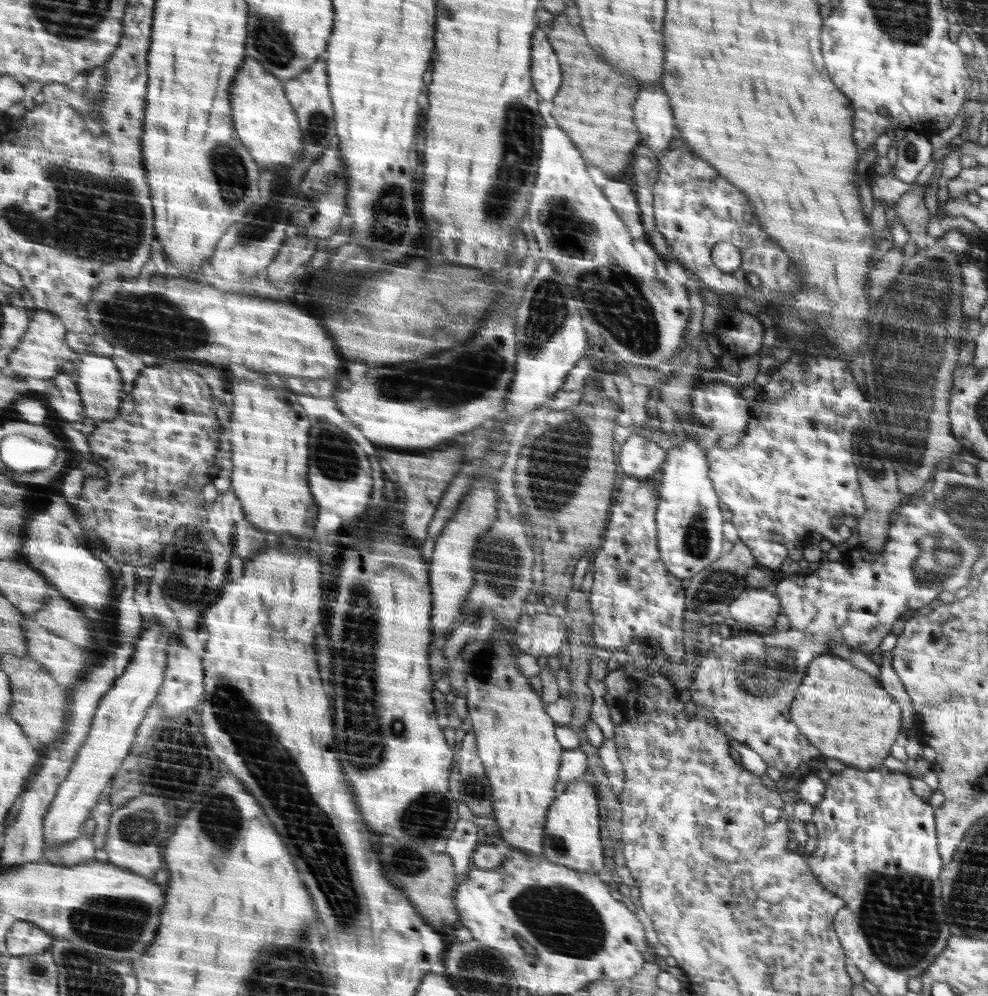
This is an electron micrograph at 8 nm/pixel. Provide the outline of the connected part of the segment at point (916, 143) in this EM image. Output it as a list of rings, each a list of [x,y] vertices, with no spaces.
[[[907,130],[903,142],[898,143],[895,178],[904,183],[914,183],[924,166],[932,159],[934,149],[930,140]]]

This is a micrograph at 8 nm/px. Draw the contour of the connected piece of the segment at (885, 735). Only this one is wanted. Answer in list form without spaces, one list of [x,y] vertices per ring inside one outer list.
[[[835,655],[812,660],[804,688],[792,704],[792,720],[804,728],[804,736],[828,758],[838,758],[864,771],[874,769],[888,754],[900,734],[900,706],[870,674],[854,668],[850,661]]]

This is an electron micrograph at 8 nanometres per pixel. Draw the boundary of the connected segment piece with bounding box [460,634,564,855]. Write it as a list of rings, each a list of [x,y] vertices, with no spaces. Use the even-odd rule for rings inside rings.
[[[491,634],[486,641],[472,638],[462,648],[460,660],[468,688],[466,706],[480,748],[478,755],[491,781],[492,794],[496,794],[492,812],[502,839],[522,853],[542,855],[542,828],[546,810],[555,802],[554,784],[564,748],[555,736],[555,721],[532,689],[530,678],[516,668],[520,654],[510,640],[506,634]]]

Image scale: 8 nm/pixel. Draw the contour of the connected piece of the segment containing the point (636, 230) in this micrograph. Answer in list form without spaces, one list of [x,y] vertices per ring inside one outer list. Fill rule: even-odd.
[[[613,180],[604,186],[604,192],[608,192],[608,200],[612,200],[612,204],[616,204],[616,212],[623,219],[624,224],[630,230],[630,233],[636,239],[644,238],[644,228],[642,228],[642,220],[640,220],[640,209],[636,202],[634,192],[630,190],[630,186],[620,180]]]

